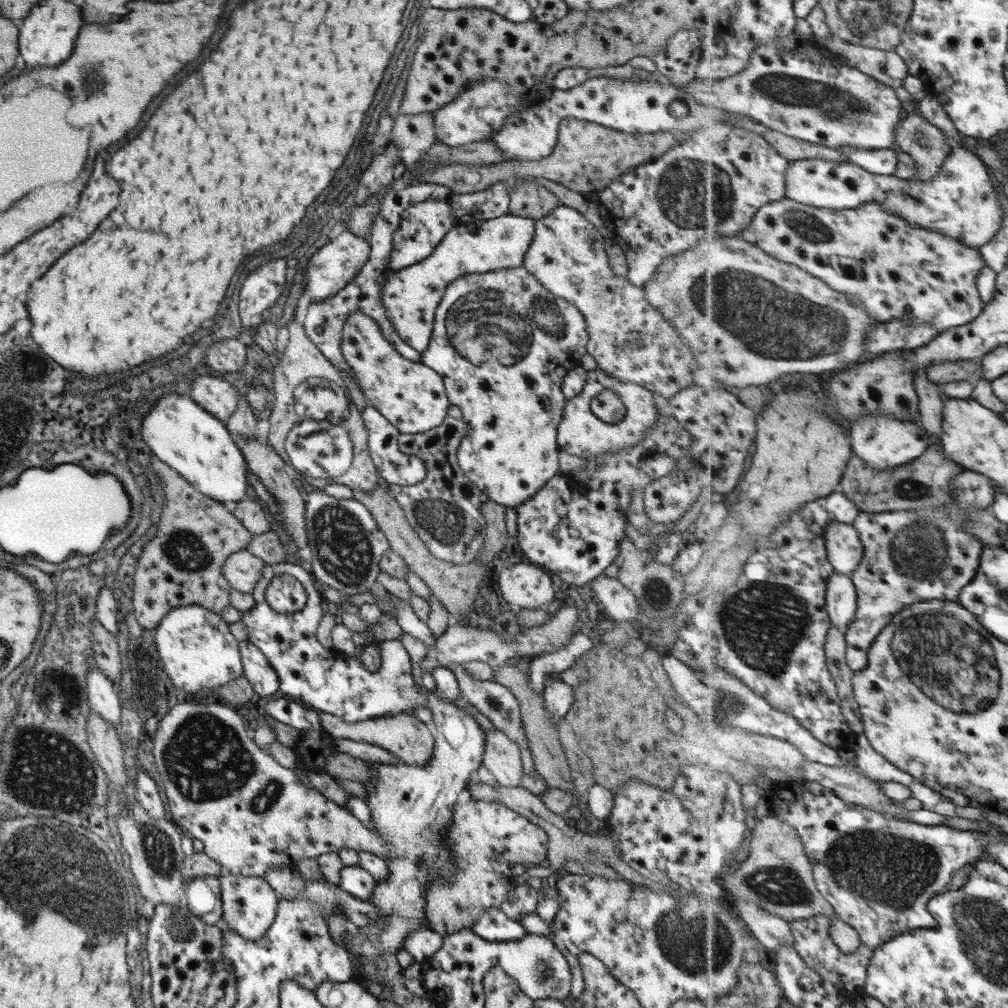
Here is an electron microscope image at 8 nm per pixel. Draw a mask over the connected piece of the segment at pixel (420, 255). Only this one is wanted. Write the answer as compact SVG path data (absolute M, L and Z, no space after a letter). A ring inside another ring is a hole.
M428 199L411 204L403 214L400 214L400 224L392 236L392 252L390 252L390 262L386 264L389 272L416 264L432 254L432 251L446 232L454 227L454 213L449 200L439 201Z

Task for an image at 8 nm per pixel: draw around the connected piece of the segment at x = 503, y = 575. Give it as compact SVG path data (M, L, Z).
M516 564L502 570L498 577L501 601L515 609L545 608L555 600L550 572L534 564Z

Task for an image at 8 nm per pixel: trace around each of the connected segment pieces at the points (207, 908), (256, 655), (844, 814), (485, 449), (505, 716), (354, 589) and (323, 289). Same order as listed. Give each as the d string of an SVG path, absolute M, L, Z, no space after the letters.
M218 876L190 879L183 889L183 907L202 918L204 924L215 926L223 915L220 893Z
M239 641L238 645L240 645L240 655L242 655L242 665L244 665L242 676L252 683L257 698L278 692L279 678L266 655L249 641Z
M784 784L782 790L780 790L780 804L782 804L782 806L780 806L780 814L782 814L782 816L778 816L778 818L790 822L790 824L794 825L794 828L798 830L798 834L802 836L809 858L815 868L815 877L817 878L819 889L832 905L834 905L835 916L858 929L862 940L862 947L860 947L855 953L848 954L842 952L842 950L840 950L840 945L836 943L836 940L834 940L834 937L830 934L830 928L832 926L831 918L823 914L818 914L818 916L814 916L814 918L812 916L812 918L794 920L794 922L790 923L792 923L792 929L794 929L794 939L796 939L795 946L801 953L805 962L808 963L813 970L819 972L825 980L830 981L832 981L832 966L834 966L834 968L836 968L836 974L842 976L842 978L840 978L842 985L837 985L837 988L854 993L854 990L867 986L869 969L872 967L873 959L877 954L878 948L889 943L890 940L894 940L900 935L904 935L910 931L916 931L917 929L927 930L936 926L937 920L934 918L933 912L930 912L929 909L930 902L938 897L938 892L946 890L946 886L948 886L948 884L952 882L952 878L954 878L954 872L962 870L966 864L976 864L978 861L982 861L982 856L984 856L986 852L989 852L990 841L992 841L992 838L980 831L962 831L945 824L932 826L918 824L917 822L904 820L902 818L890 819L884 813L873 811L862 805L856 805L856 803L848 803L848 801L842 799L834 789L827 789L827 791L828 796L826 796L825 792L822 792L821 794L812 794L812 792L800 792L800 794L798 794L798 792L796 792L796 802L794 802L794 798L790 796L790 792L786 792L786 784Z
M523 266L502 268L495 272L470 274L458 278L446 286L444 296L435 313L431 339L428 348L421 353L421 362L435 370L444 379L450 404L460 408L462 419L470 425L470 432L466 432L465 439L458 446L458 463L462 471L466 473L466 477L490 500L504 507L516 508L535 496L559 471L556 428L558 428L558 422L562 420L562 412L564 412L564 404L567 400L562 393L561 379L570 370L579 366L582 356L587 353L588 332L585 316L571 302L560 299L546 290L543 284L530 275Z
M454 664L450 670L456 673L456 679L458 679L458 687L462 691L462 696L472 705L475 706L480 713L487 716L494 724L497 730L504 732L510 740L514 740L522 752L522 763L524 774L532 774L535 771L534 760L532 758L532 751L530 743L526 738L524 732L522 717L521 717L521 706L518 699L512 694L509 688L506 688L503 684L498 684L495 680L492 681L480 681L472 678L464 666L460 664Z
M306 489L305 500L306 537L309 543L305 563L310 571L318 582L344 594L354 596L370 592L381 572L380 560L391 547L366 506L355 499L339 500L316 489Z
M348 230L333 241L322 241L322 247L310 258L305 270L304 290L311 292L312 302L328 299L352 283L360 273L360 269L368 262L370 250L371 244L368 239Z

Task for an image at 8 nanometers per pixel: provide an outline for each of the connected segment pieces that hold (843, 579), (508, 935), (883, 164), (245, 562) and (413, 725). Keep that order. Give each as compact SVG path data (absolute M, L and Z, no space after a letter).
M836 572L829 580L828 609L833 625L844 633L857 620L859 594L853 576Z
M501 907L486 908L470 928L486 941L522 940L522 936L530 933L520 921L508 917Z
M842 147L841 152L850 157L850 162L862 165L874 174L894 175L900 168L900 157L896 149L867 150Z
M245 549L230 556L222 567L222 571L224 571L226 582L230 583L234 590L252 593L262 576L264 567L265 563L262 560Z
M400 711L396 715L376 716L372 719L356 723L344 722L337 716L324 713L320 714L322 727L331 737L350 738L356 742L365 742L380 746L401 758L402 763L410 766L426 766L434 755L434 747L438 742L436 732L432 732L414 714Z

